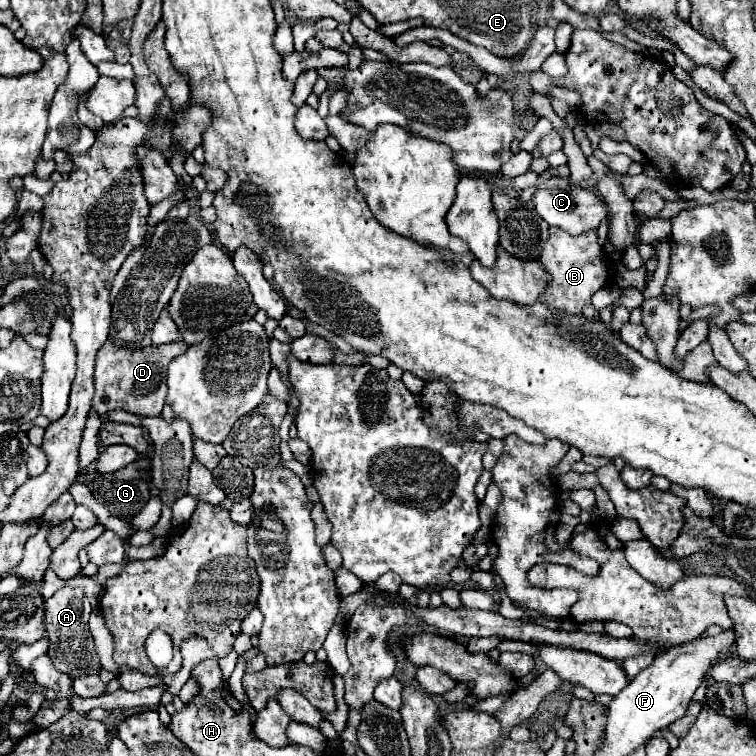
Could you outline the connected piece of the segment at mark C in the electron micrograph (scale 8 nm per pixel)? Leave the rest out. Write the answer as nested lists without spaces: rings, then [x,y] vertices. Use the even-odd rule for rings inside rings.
[[[552,175],[552,177],[548,177],[548,181],[540,183],[532,195],[532,203],[534,203],[534,209],[538,211],[538,215],[550,227],[560,227],[560,229],[568,231],[570,235],[580,235],[590,229],[596,229],[598,223],[604,217],[608,217],[606,205],[598,195],[574,185],[568,177],[560,177],[560,175]]]

